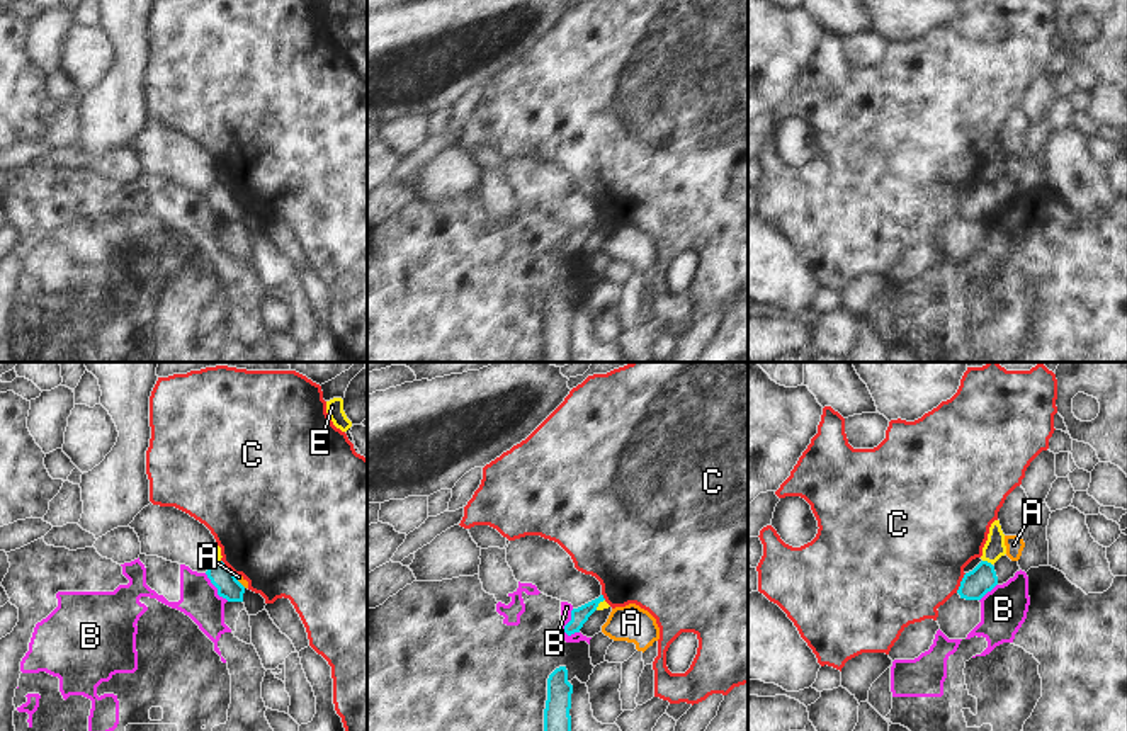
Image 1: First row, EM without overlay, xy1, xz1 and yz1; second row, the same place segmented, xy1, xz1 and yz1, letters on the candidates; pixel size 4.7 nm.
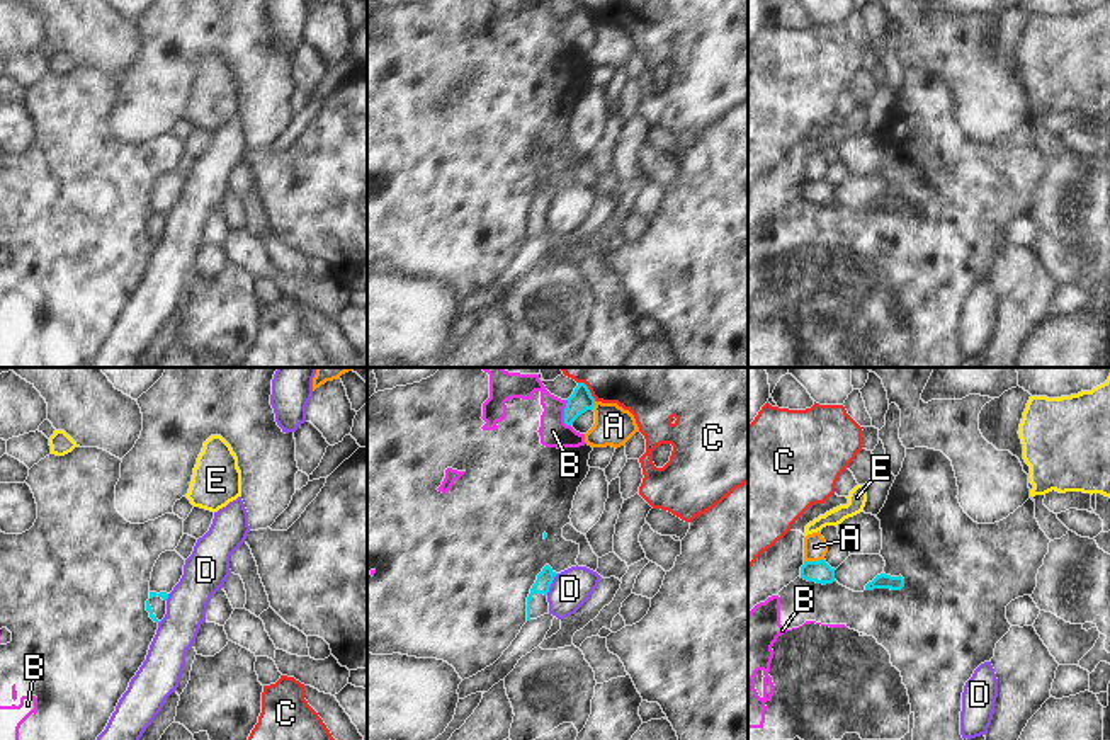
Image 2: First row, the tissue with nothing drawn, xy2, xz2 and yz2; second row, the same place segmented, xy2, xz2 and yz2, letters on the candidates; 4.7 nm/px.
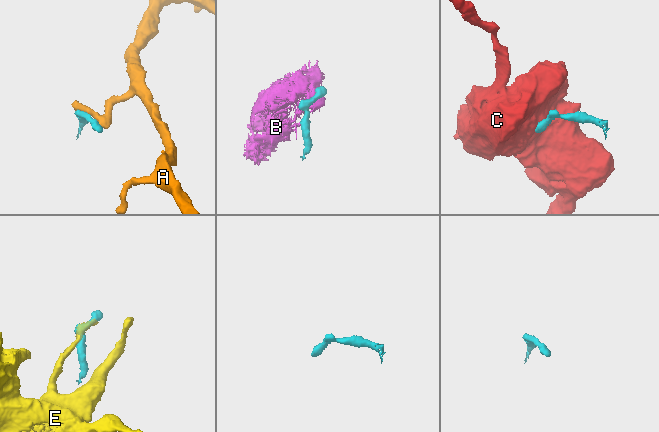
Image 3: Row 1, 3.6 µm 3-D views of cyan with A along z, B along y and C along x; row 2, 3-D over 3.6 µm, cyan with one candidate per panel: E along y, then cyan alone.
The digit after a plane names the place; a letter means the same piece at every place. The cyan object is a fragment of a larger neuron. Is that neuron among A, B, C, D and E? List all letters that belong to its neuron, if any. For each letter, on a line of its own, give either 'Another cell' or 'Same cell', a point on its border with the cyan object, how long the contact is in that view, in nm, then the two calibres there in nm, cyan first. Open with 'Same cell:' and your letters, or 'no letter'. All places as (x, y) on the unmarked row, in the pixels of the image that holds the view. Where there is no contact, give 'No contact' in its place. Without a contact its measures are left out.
Same cell: no letter
A: Another cell. Touches cyan at yz2 (813, 181). Shared border 100 nm. Thickness 110 nm (cyan) against 110 nm
B: Another cell. Touches cyan at xz1 (568, 242). Shared border 140 nm. Thickness 80 nm (cyan) against 50 nm
C: Another cell. Touches cyan at yz1 (961, 203). Shared border 110 nm. Thickness 140 nm (cyan) against 480 nm
D: Another cell. Touches cyan at xz2 (551, 201). Shared border 120 nm. Thickness 80 nm (cyan) against 190 nm
E: Another cell. Touches cyan at yz1 (986, 181). Shared border 50 nm. Thickness 140 nm (cyan) against 100 nm.

